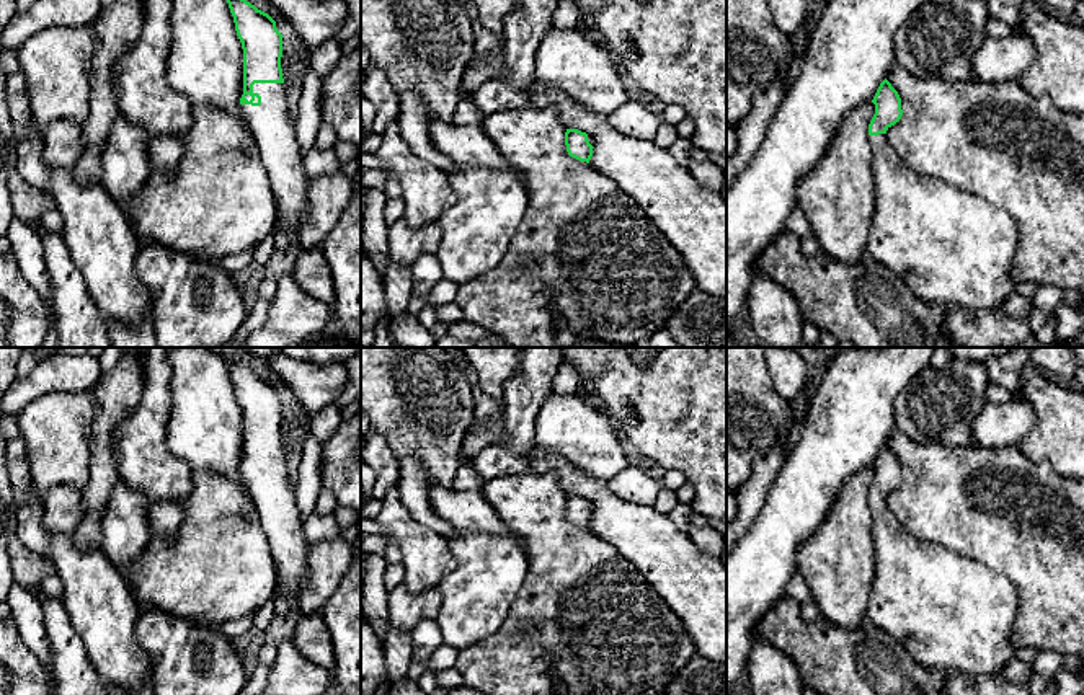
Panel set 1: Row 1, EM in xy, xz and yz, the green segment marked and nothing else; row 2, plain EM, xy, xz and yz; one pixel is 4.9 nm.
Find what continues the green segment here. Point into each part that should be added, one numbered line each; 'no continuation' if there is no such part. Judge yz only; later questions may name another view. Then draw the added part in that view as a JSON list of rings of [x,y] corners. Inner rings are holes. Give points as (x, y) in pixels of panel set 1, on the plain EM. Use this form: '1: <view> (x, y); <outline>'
1: yz (952, 614); [[[885,499],[869,501],[875,547],[875,578],[867,622],[900,641],[926,669],[993,675],[1015,661],[1012,644],[1019,612],[1011,581],[981,561],[926,542],[906,530]]]

